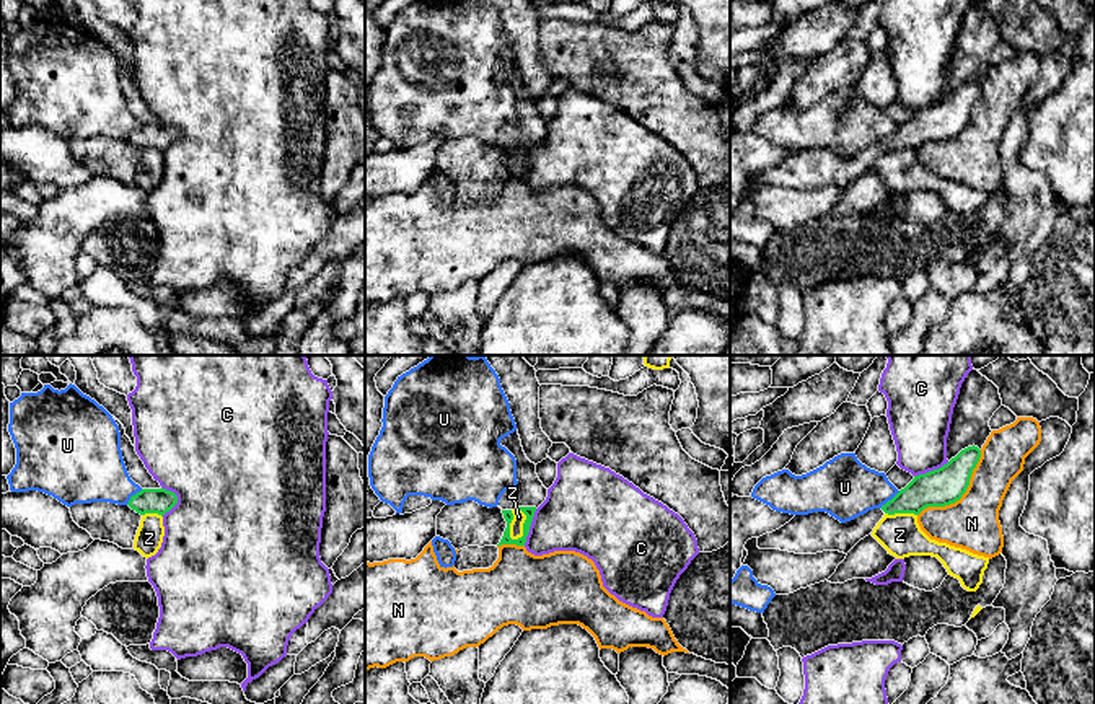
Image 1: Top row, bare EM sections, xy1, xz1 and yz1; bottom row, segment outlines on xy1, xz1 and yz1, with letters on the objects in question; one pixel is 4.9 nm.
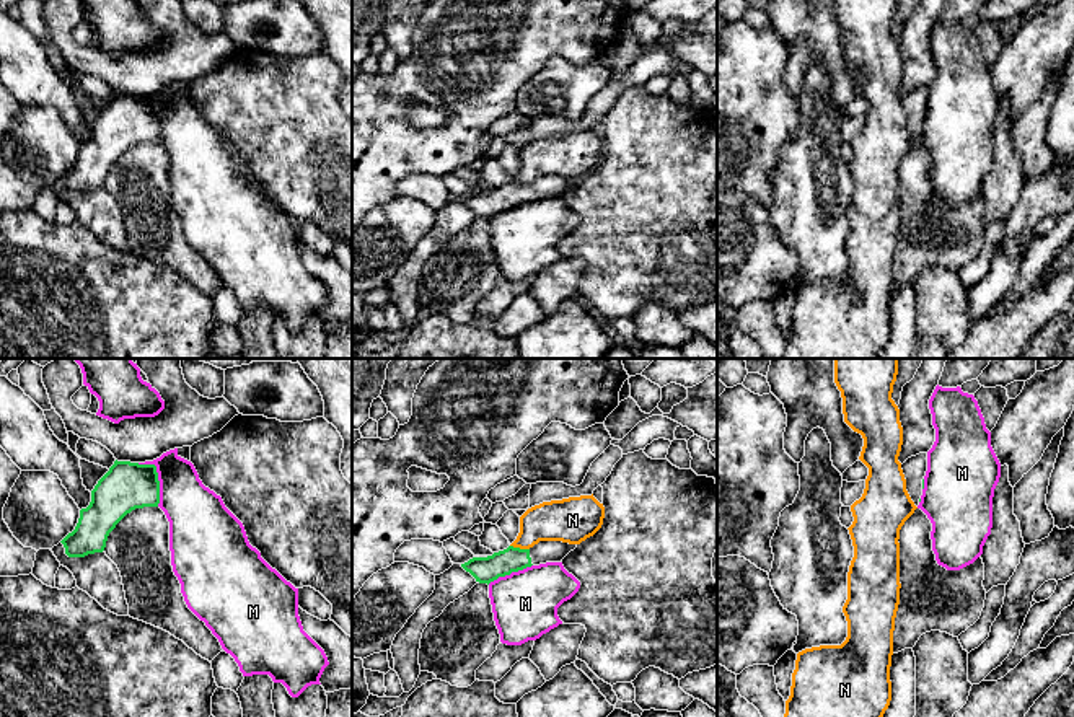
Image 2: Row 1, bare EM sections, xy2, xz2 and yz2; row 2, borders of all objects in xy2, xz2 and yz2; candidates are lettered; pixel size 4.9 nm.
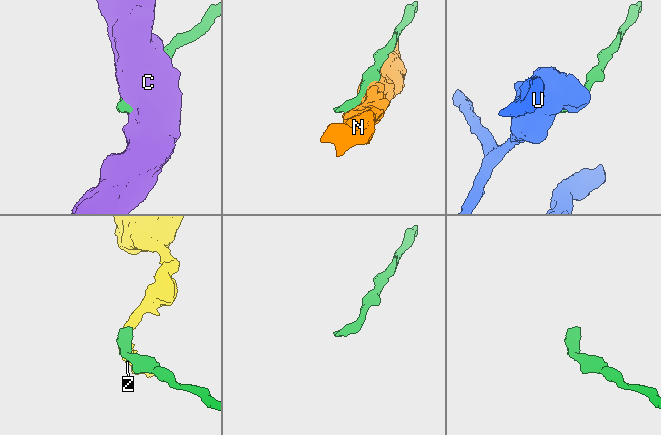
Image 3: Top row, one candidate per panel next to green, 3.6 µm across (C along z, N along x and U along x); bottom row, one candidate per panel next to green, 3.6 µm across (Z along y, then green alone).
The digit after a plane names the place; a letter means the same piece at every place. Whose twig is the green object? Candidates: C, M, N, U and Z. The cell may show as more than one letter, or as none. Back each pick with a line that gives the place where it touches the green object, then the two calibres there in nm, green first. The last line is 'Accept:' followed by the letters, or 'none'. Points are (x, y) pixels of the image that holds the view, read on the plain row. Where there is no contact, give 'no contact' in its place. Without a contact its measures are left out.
Accept: none

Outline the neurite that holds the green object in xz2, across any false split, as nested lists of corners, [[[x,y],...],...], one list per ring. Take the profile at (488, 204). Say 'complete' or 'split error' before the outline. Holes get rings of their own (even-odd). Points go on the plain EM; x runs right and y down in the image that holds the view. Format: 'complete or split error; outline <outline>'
split error; outline [[[539,176],[530,184],[508,181],[504,186],[494,187],[487,192],[473,192],[461,202],[469,207],[476,217],[491,218],[499,212],[523,205],[531,200],[546,197],[561,197],[577,179],[562,176]]]

